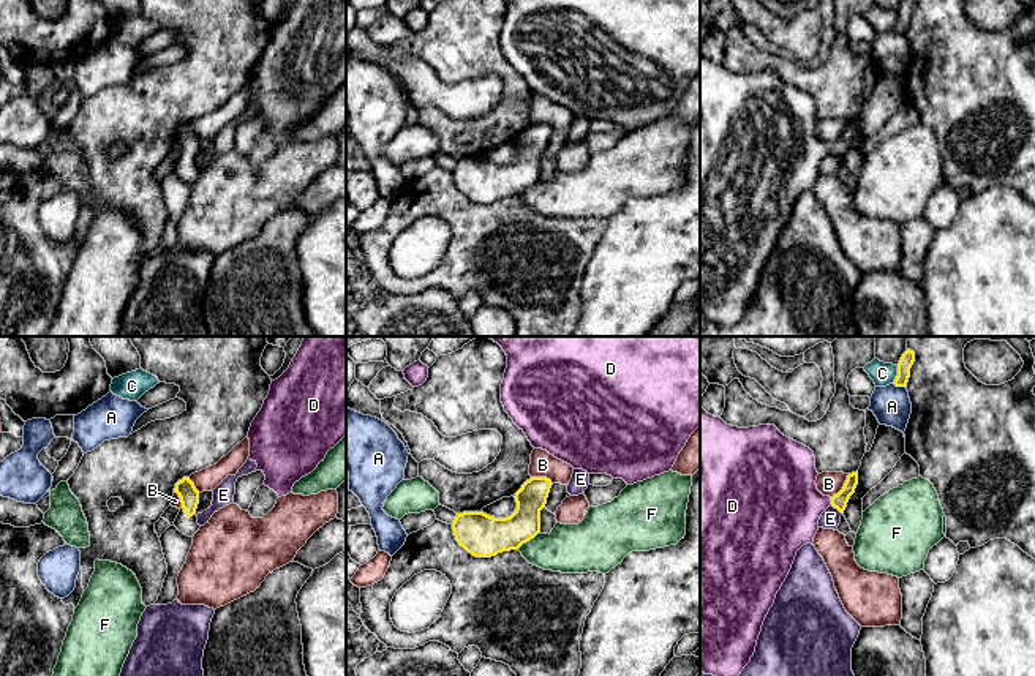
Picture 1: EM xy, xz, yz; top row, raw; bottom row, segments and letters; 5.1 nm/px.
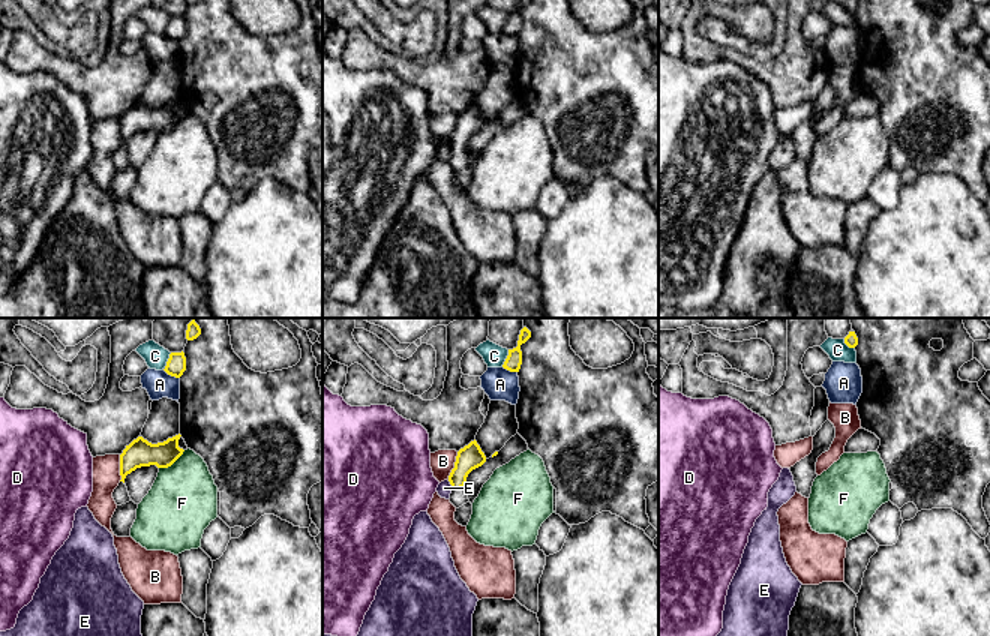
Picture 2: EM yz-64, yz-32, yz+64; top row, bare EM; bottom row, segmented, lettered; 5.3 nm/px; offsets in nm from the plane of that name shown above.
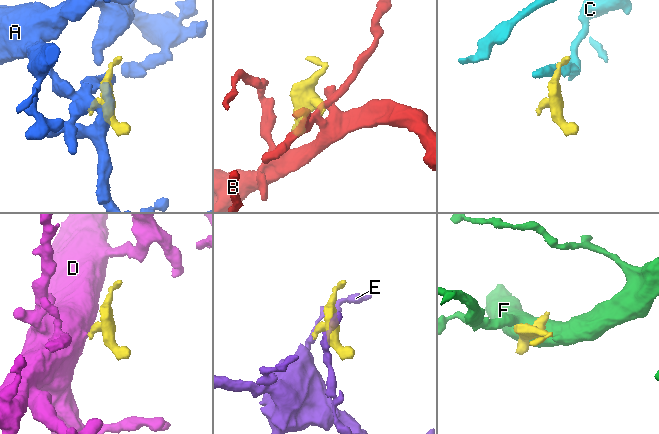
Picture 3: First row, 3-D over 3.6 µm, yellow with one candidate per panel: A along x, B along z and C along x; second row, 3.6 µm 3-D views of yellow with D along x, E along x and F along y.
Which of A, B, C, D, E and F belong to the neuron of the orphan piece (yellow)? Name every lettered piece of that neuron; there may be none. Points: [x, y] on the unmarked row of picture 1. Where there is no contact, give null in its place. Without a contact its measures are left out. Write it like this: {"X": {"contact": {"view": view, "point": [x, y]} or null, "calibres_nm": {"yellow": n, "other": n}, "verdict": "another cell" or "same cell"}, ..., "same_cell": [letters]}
{"A": {"contact": {"view": "yz", "point": [899, 32]}, "calibres_nm": {"yellow": 70, "other": 200}, "verdict": "another cell"}, "B": {"contact": {"view": "yz", "point": [843, 133]}, "calibres_nm": {"yellow": 80, "other": 120}, "verdict": "another cell"}, "C": {"contact": {"view": "yz", "point": [898, 21]}, "calibres_nm": {"yellow": 70, "other": 120}, "verdict": "another cell"}, "D": {"contact": {"view": "yz", "point": [831, 147]}, "calibres_nm": {"yellow": 80, "other": 400}, "verdict": "same cell"}, "E": {"contact": {"view": "yz", "point": [836, 153]}, "calibres_nm": {"yellow": 80, "other": 100}, "verdict": "another cell"}, "F": {"contact": {"view": "xz", "point": [528, 187]}, "calibres_nm": {"yellow": 220, "other": 260}, "verdict": "another cell"}, "same_cell": ["D"]}

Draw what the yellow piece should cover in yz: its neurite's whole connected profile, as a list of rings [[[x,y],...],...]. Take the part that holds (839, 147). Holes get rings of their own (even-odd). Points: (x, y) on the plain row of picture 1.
[[[700,52],[700,319],[713,321],[722,325],[735,325],[741,321],[755,299],[763,267],[774,250],[777,237],[792,215],[796,197],[803,191],[814,188],[819,177],[819,166],[830,152],[844,160],[849,145],[858,131],[858,117],[847,122],[842,136],[833,144],[823,142],[817,136],[817,122],[819,118],[815,115],[814,98],[809,93],[784,82],[774,71],[758,71],[749,74],[732,73],[727,71],[721,63],[708,60]]]

